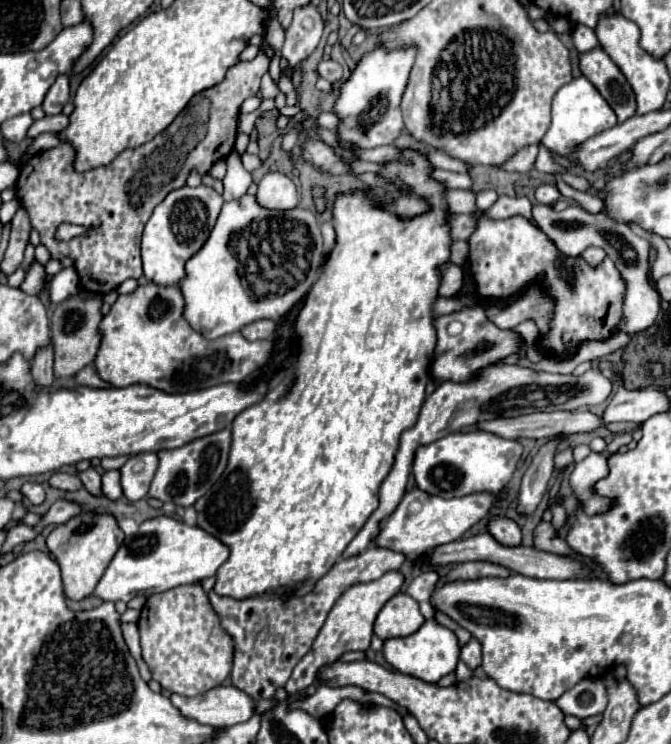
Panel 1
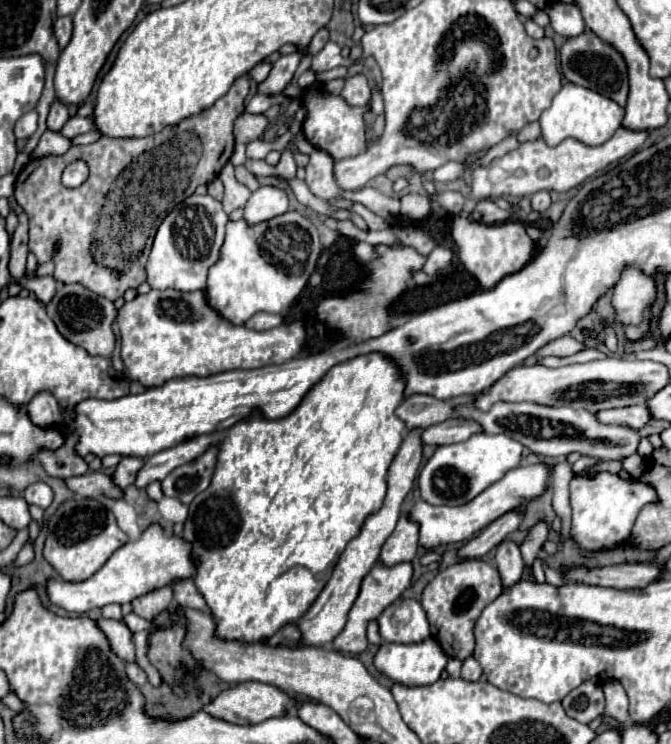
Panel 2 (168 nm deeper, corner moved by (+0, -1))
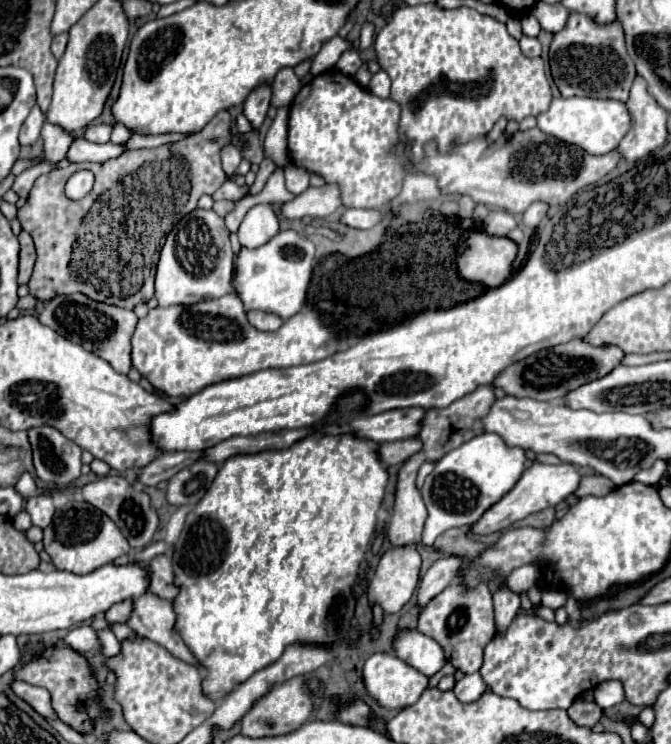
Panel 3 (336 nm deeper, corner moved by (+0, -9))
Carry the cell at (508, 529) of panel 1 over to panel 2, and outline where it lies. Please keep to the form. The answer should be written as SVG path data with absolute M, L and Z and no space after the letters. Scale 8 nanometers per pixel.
M502 541L496 547L496 567L500 571L504 589L514 585L516 581L520 581L524 561L522 561L522 555L520 555L520 547L514 541Z

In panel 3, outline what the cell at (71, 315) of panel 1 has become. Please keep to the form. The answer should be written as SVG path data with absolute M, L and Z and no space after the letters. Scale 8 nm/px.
M82 293L74 295L58 295L50 299L42 311L38 313L38 319L42 325L52 327L58 335L82 345L86 351L92 351L106 359L118 373L128 373L132 369L132 359L130 359L130 339L134 335L134 327L138 323L138 317L134 311L120 309L114 305L98 303L88 299Z

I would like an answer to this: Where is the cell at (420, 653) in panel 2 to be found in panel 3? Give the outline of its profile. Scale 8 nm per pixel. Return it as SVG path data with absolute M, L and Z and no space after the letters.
M374 653L372 657L368 657L364 663L362 679L368 695L374 697L384 709L404 709L408 705L414 705L428 685L428 677L418 673L414 667L392 653Z

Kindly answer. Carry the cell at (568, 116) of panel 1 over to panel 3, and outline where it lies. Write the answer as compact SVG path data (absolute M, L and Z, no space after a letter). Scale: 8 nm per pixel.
M558 97L552 99L548 111L538 115L538 127L566 143L582 147L590 155L606 155L618 147L622 137L630 129L630 113L624 103L616 99L592 99L592 97Z

